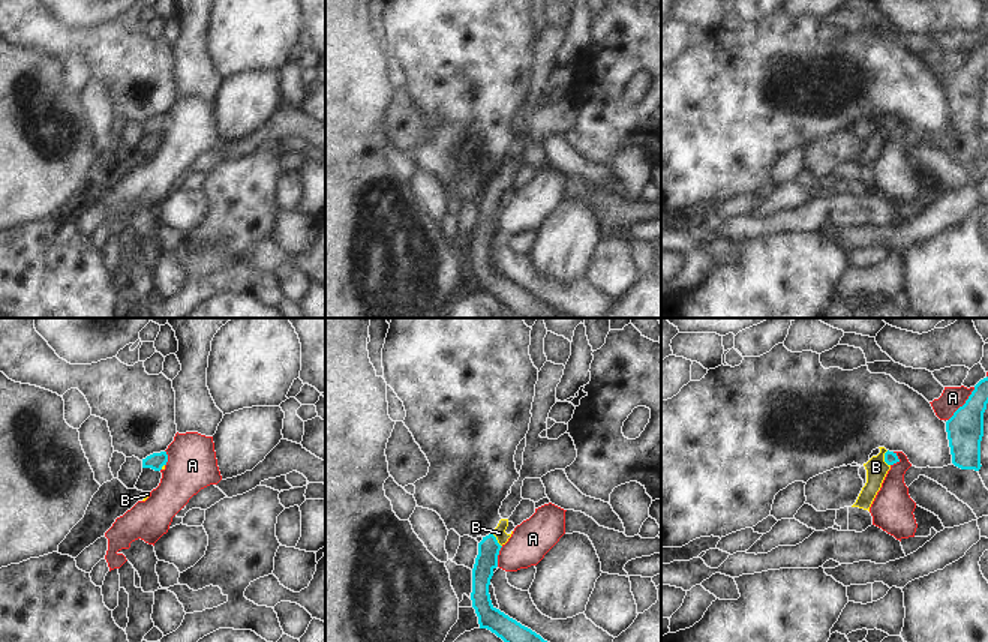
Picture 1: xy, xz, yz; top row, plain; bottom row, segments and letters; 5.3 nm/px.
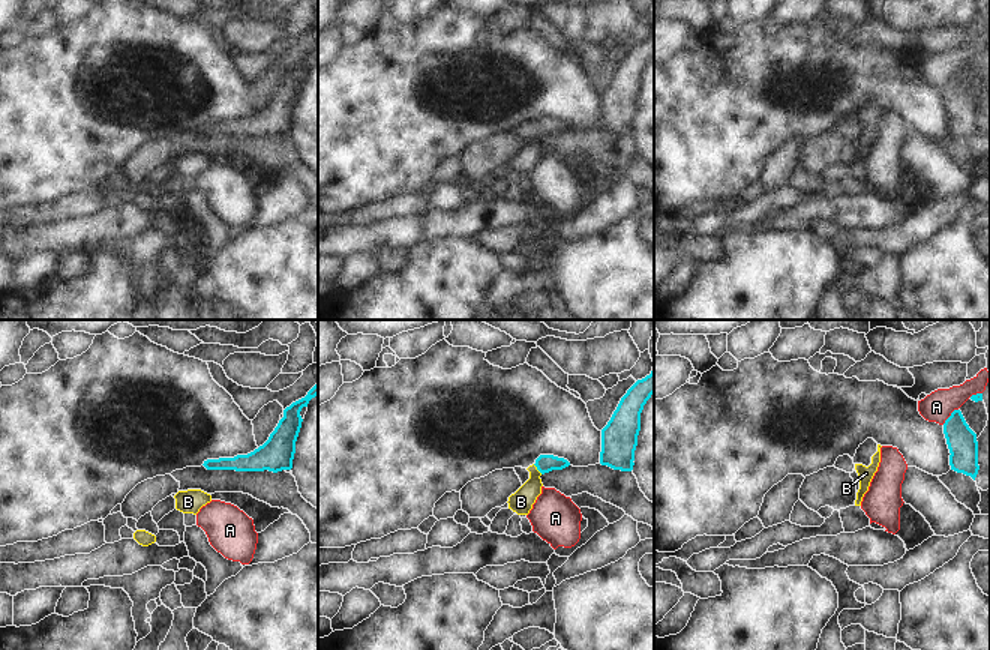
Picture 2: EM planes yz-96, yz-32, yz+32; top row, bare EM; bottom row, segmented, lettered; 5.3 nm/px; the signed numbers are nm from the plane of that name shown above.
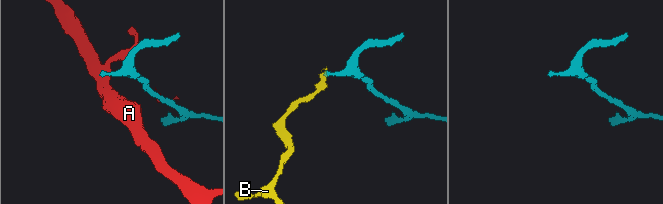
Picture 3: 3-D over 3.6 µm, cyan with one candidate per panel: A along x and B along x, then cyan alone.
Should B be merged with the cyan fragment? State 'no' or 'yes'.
no

